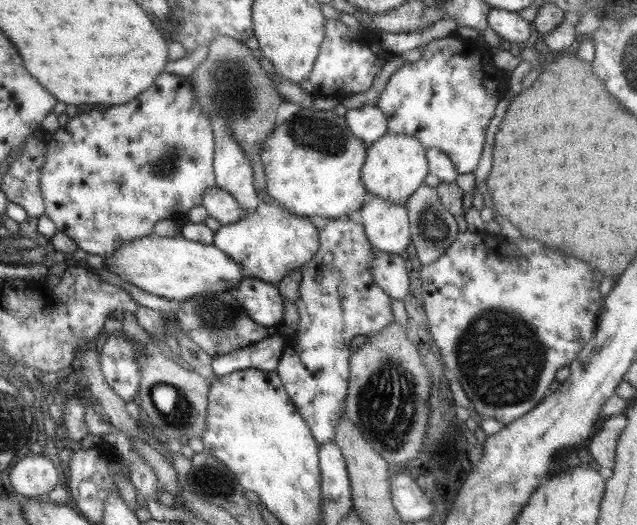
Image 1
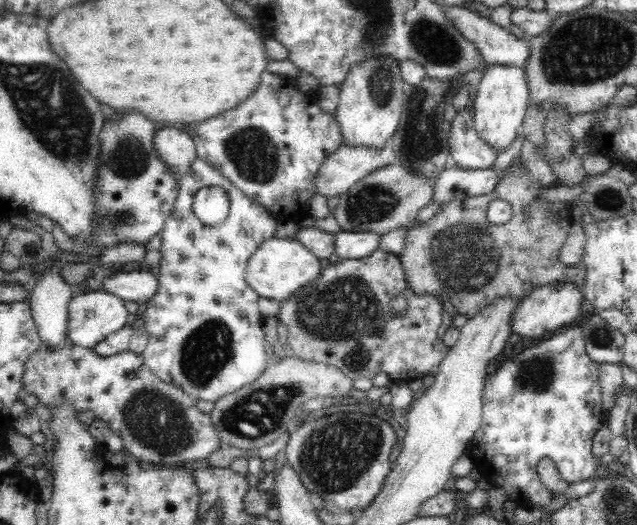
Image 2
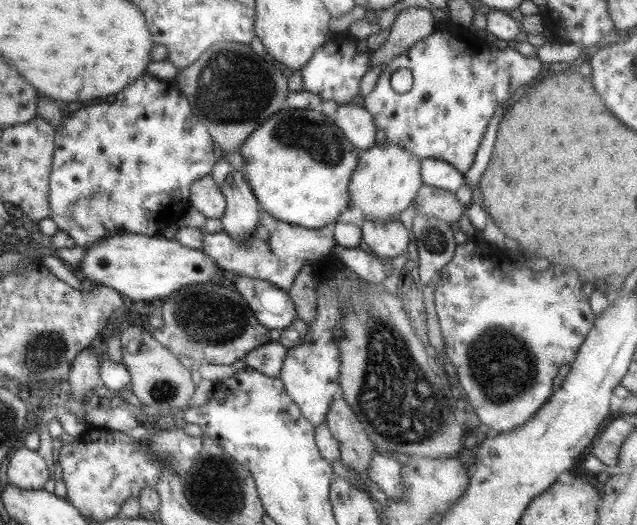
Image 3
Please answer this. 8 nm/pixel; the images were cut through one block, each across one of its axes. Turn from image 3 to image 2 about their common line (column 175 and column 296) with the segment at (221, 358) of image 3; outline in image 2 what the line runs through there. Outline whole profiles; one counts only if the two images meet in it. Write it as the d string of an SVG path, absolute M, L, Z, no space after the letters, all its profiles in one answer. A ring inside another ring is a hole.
M376 249L365 258L328 265L314 280L303 284L281 301L275 317L288 332L287 344L304 362L333 366L352 380L372 380L382 370L392 382L408 383L427 374L434 375L449 348L436 339L444 320L441 301L434 296L412 294L406 283L398 256ZM398 295L406 296L407 300L407 308L402 308L402 312L392 311L392 302Z

